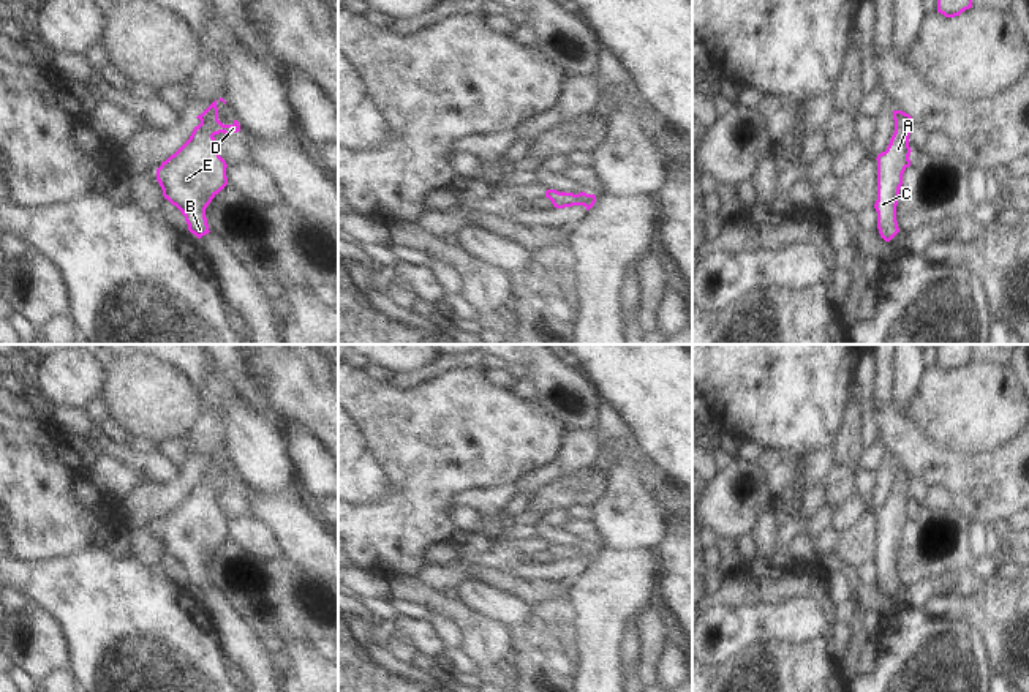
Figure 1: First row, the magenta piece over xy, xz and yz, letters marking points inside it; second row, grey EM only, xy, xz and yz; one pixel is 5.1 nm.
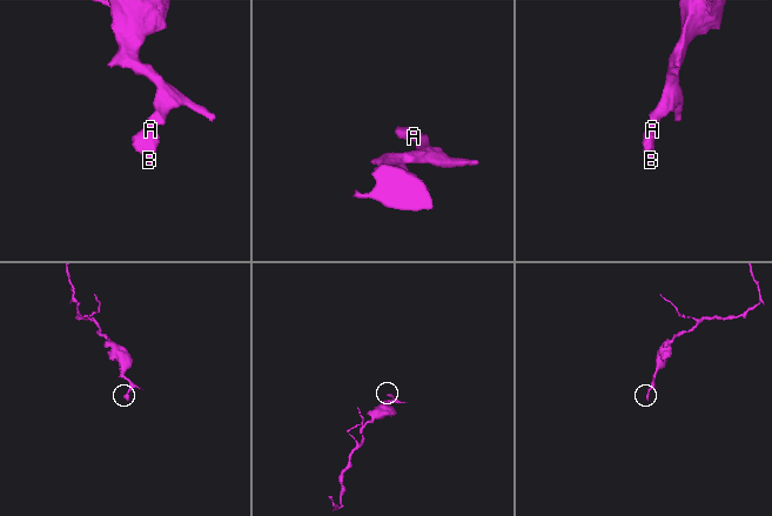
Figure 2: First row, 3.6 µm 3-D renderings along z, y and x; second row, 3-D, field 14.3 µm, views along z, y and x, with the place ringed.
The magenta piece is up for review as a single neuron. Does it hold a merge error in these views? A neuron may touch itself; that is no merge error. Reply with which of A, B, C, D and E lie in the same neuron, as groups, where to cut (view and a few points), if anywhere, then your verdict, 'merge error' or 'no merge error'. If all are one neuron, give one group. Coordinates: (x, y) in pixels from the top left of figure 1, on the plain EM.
A B C D E | no cut | no merge error

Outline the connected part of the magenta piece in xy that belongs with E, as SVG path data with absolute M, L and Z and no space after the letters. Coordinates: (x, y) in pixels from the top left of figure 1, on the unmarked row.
M217 455L201 469L190 493L156 523L156 534L164 553L175 559L188 578L188 585L198 592L209 588L205 562L212 553L228 539L226 515L215 499L215 488L232 488L240 479L223 479L218 474Z

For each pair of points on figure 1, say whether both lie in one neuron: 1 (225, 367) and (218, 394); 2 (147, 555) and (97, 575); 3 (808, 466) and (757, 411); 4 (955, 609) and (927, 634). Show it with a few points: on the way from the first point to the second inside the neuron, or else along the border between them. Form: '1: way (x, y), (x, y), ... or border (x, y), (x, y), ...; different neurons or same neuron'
1: border (204, 361), (209, 378), (231, 383); different neurons
2: border (130, 556), (146, 566), (158, 566); different neurons
3: border (832, 446), (803, 457); different neurons
4: border (923, 610), (931, 618), (966, 623), (979, 632); different neurons

